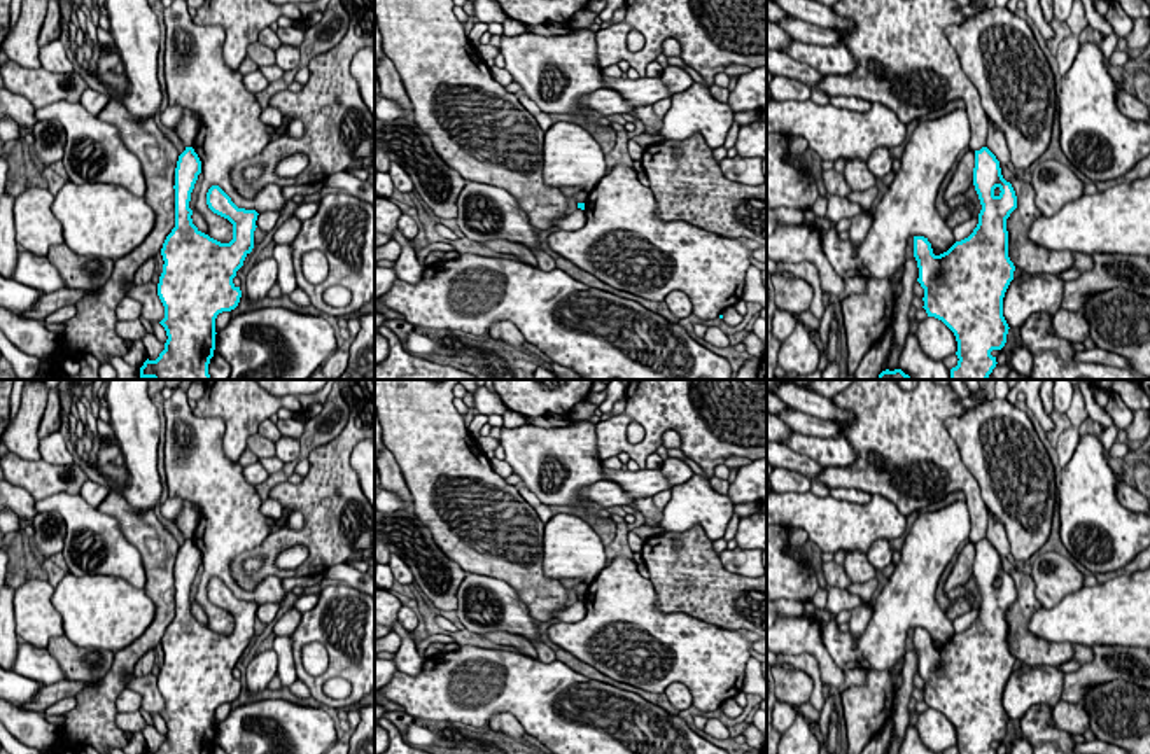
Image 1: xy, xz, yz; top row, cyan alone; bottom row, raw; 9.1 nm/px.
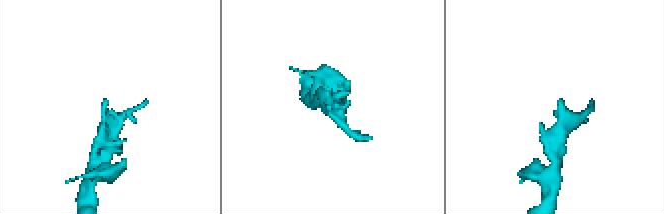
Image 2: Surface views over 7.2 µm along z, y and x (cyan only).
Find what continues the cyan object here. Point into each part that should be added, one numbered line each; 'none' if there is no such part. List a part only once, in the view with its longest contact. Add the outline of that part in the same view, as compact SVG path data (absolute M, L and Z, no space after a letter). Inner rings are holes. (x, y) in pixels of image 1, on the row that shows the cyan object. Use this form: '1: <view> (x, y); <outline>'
none

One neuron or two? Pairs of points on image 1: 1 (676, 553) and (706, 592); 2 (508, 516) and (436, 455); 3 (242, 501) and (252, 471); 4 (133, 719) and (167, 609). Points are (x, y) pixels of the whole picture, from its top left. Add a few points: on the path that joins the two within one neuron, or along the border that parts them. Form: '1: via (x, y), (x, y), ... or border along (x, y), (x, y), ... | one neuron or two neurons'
1: via (680, 562), (697, 583) | one neuron
2: via (489, 515), (447, 474) | one neuron
3: border along (237, 462), (242, 467), (244, 478), (254, 487) | two neurons
4: border along (118, 712), (116, 725), (125, 733) | two neurons

